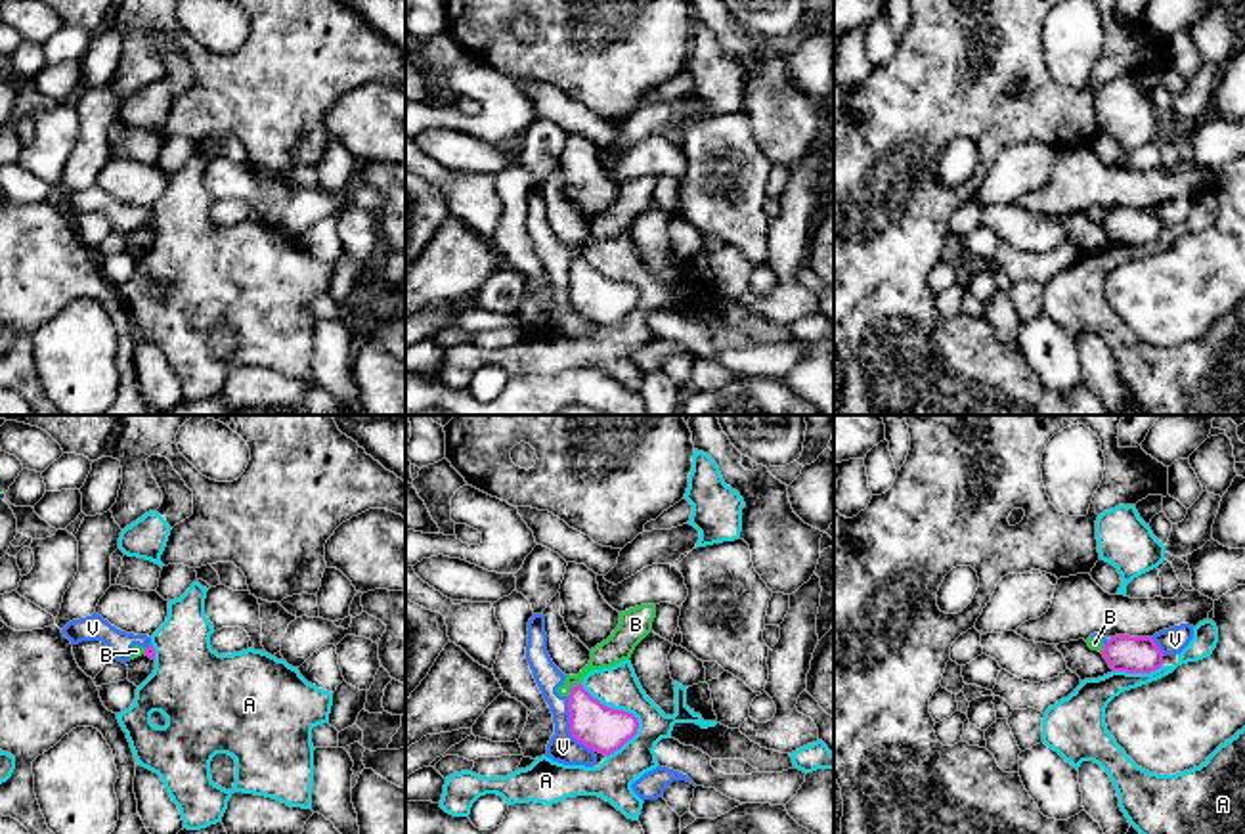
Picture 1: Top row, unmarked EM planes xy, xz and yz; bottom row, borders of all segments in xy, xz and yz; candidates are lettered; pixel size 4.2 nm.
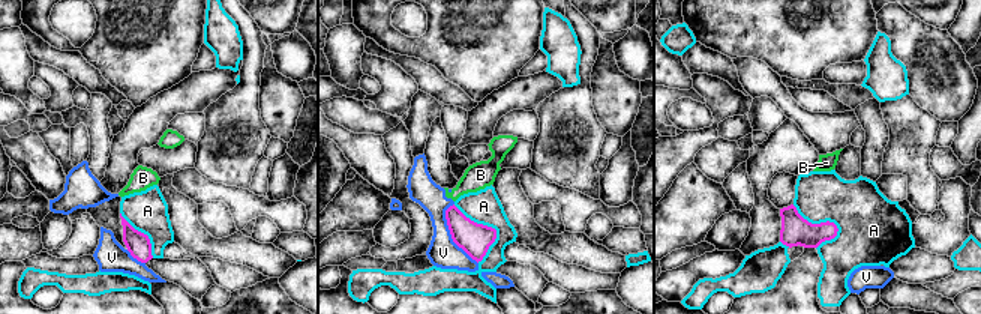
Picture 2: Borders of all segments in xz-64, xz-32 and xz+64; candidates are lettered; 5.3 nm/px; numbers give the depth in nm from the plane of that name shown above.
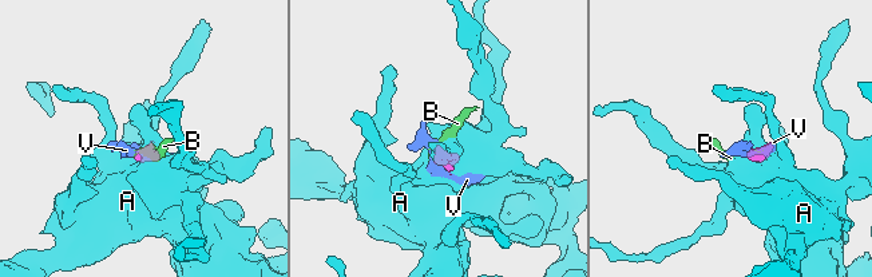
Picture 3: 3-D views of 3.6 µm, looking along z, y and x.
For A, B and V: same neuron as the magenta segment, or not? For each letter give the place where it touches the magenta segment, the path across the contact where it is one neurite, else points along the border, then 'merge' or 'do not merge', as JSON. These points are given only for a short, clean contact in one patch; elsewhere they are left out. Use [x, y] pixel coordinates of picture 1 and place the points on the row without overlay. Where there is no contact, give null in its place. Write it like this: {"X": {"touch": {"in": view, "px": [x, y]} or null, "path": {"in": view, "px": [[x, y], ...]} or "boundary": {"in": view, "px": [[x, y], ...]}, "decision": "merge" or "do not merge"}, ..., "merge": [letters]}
{"A": {"touch": {"in": "xz", "px": [628, 284]}, "boundary": {"in": "xz", "px": [[580, 255], [637, 293], [637, 303], [609, 328]]}, "decision": "do not merge"}, "B": {"touch": {"in": "xz", "px": [574, 257]}, "boundary": {"in": "xz", "px": [[580, 253], [570, 259]]}, "decision": "do not merge"}, "V": {"touch": {"in": "xz", "px": [570, 299]}, "boundary": {"in": "xz", "px": [[568, 268], [568, 303], [593, 324]]}, "decision": "do not merge"}, "merge": []}

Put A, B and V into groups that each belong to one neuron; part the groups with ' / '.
A / B V

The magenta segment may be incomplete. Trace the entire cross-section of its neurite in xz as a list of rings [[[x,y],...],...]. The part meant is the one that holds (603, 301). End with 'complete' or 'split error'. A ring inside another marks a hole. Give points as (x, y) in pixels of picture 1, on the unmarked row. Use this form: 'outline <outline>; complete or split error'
outline [[[581,254],[570,262],[568,285],[572,308],[604,327],[620,321],[639,300],[633,285],[601,275]]]; complete

